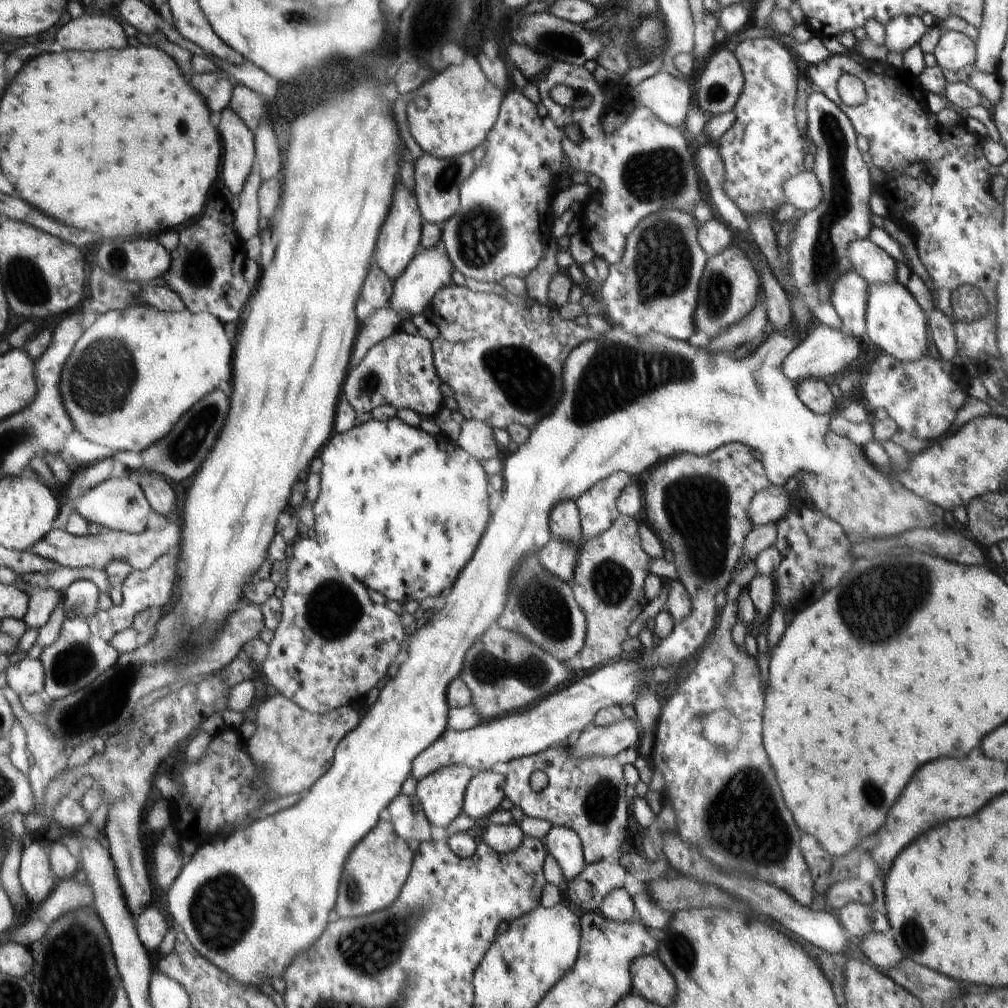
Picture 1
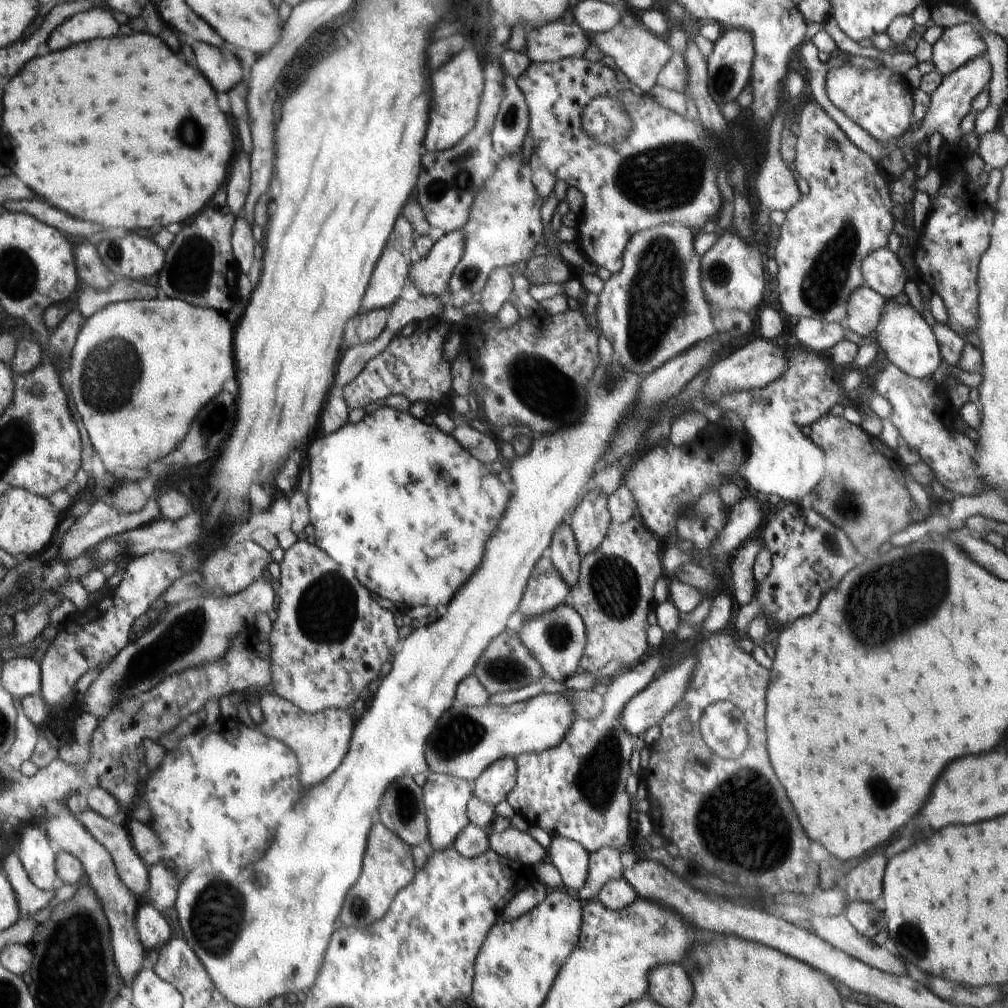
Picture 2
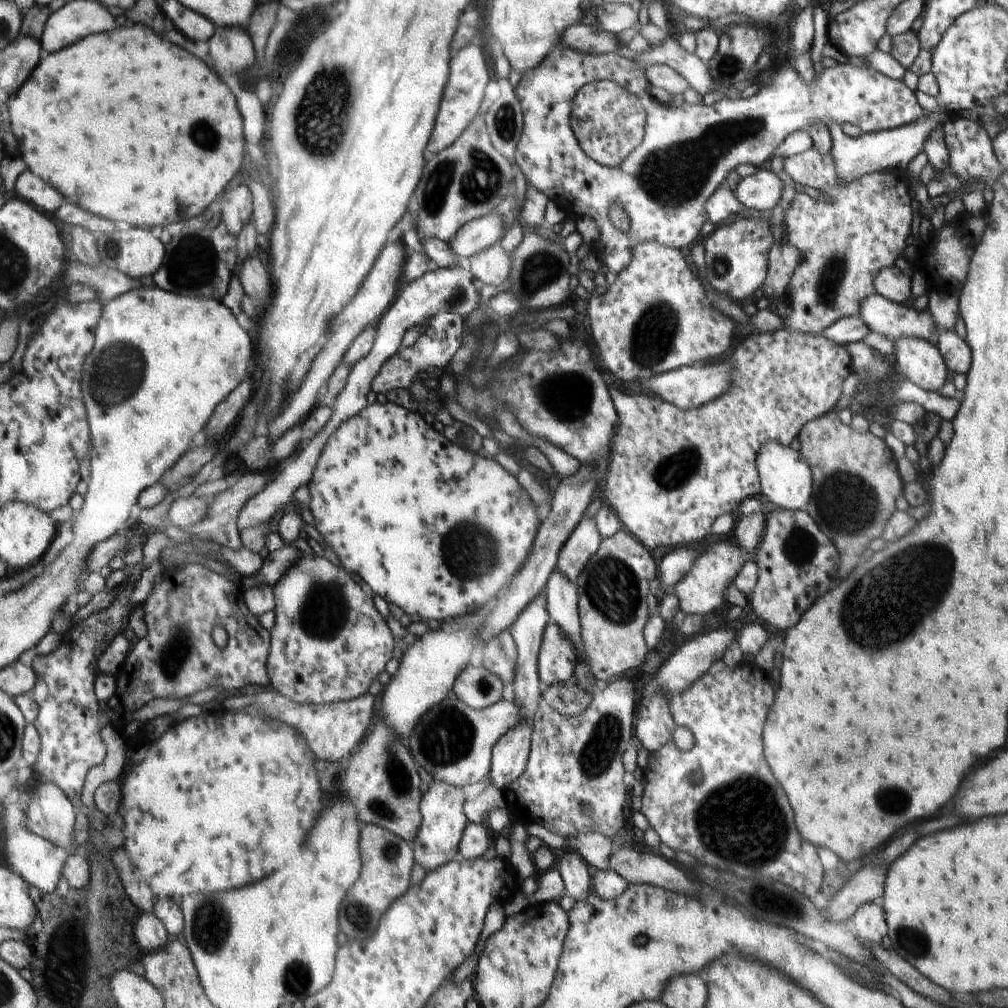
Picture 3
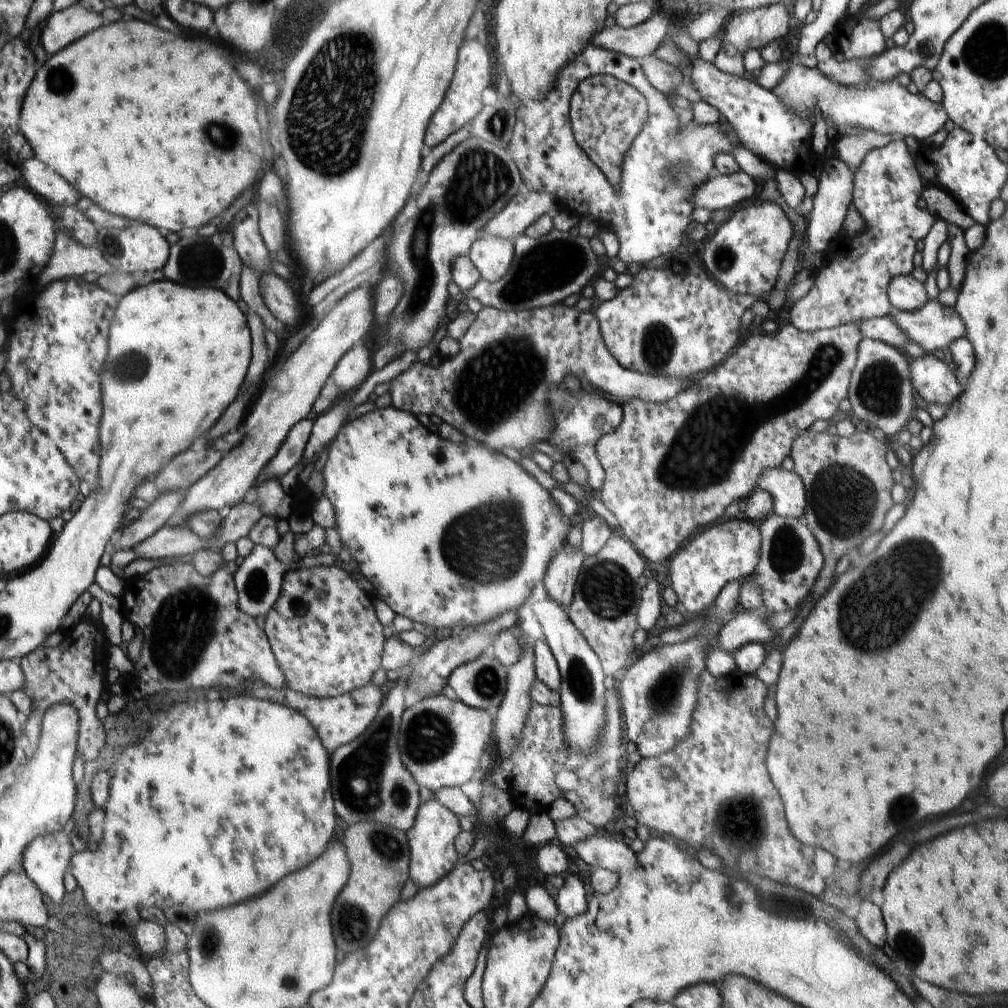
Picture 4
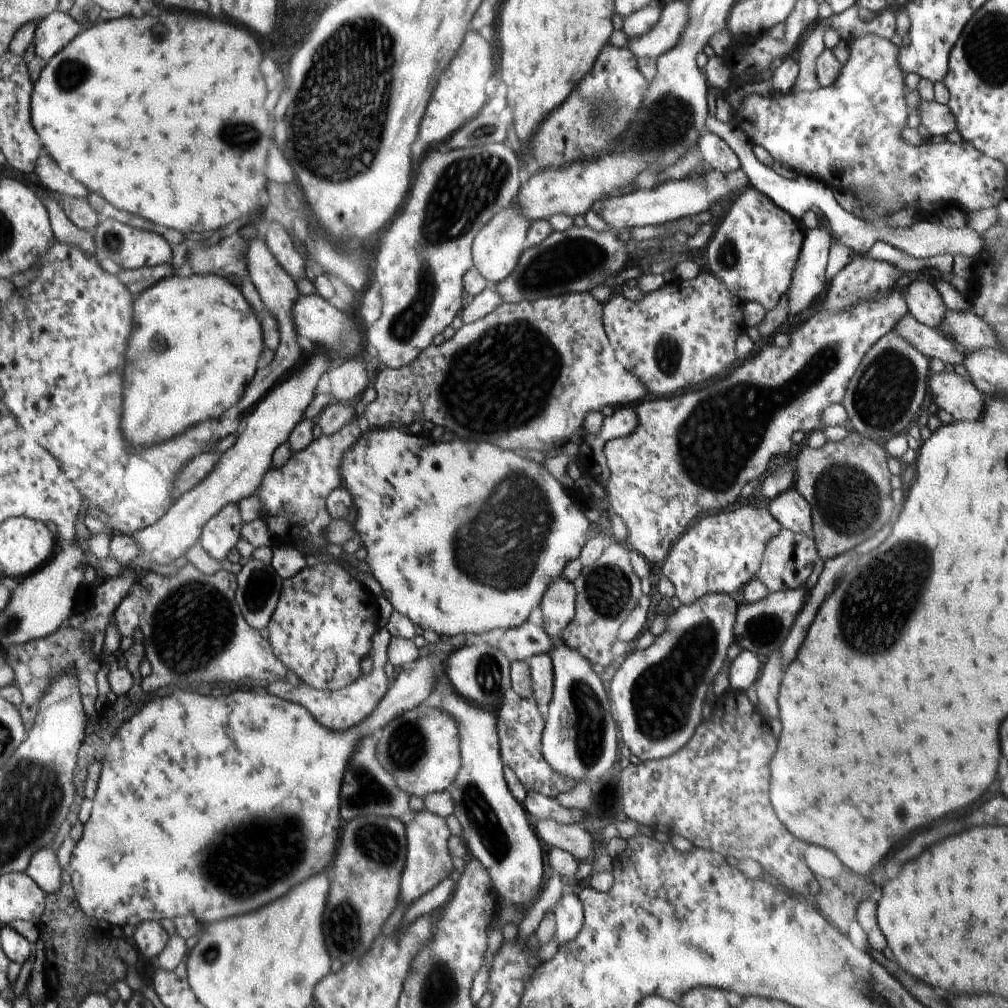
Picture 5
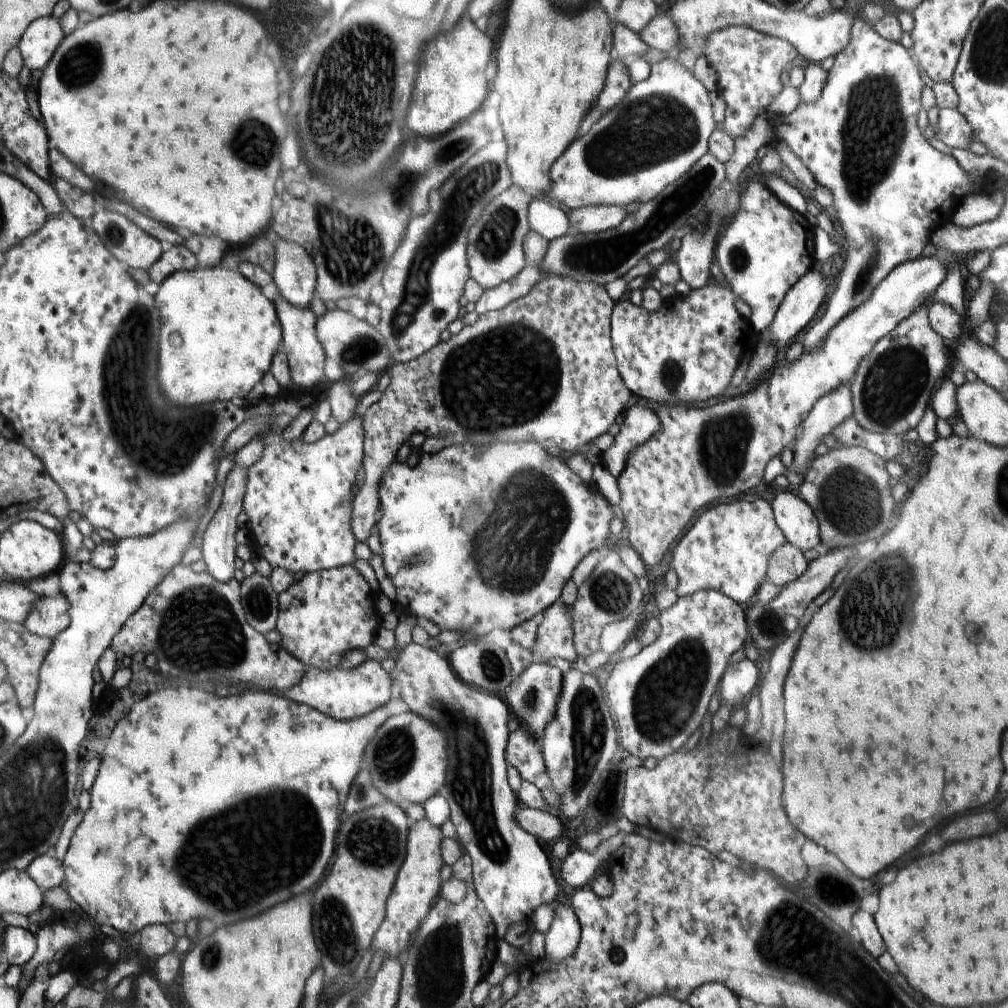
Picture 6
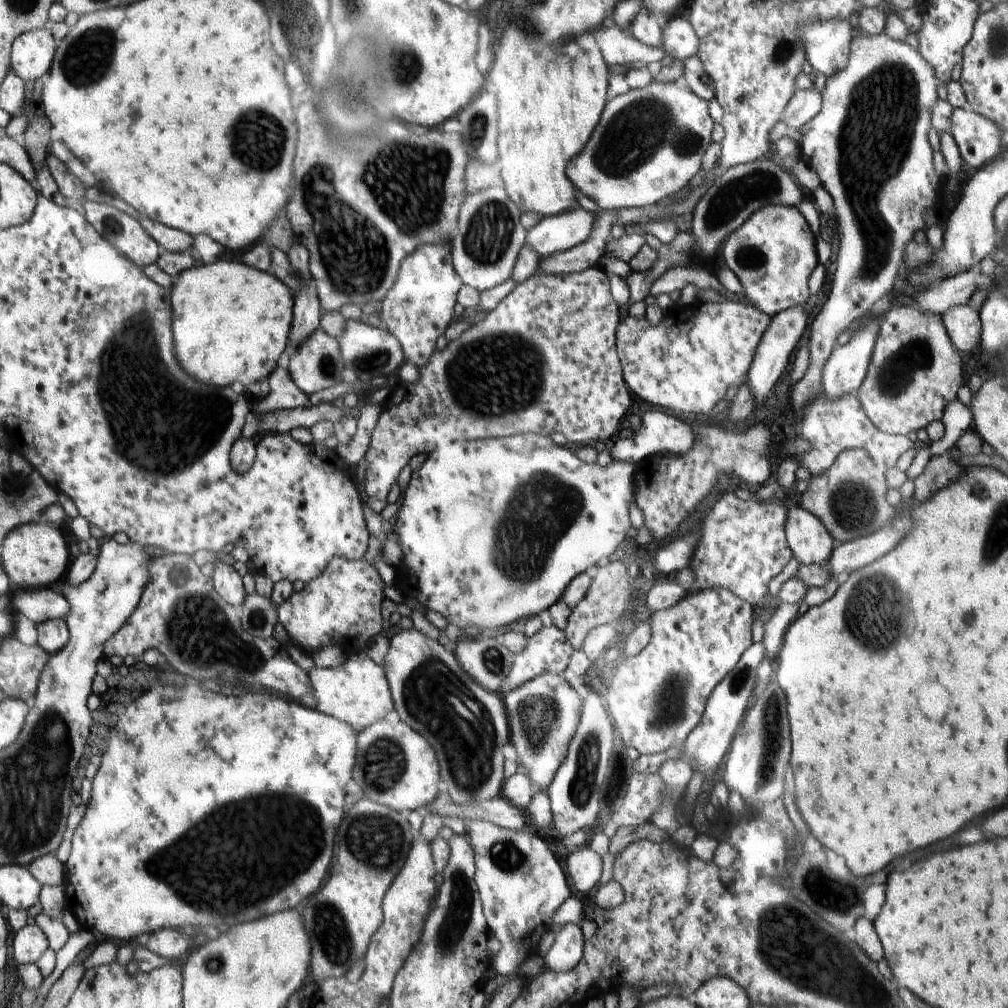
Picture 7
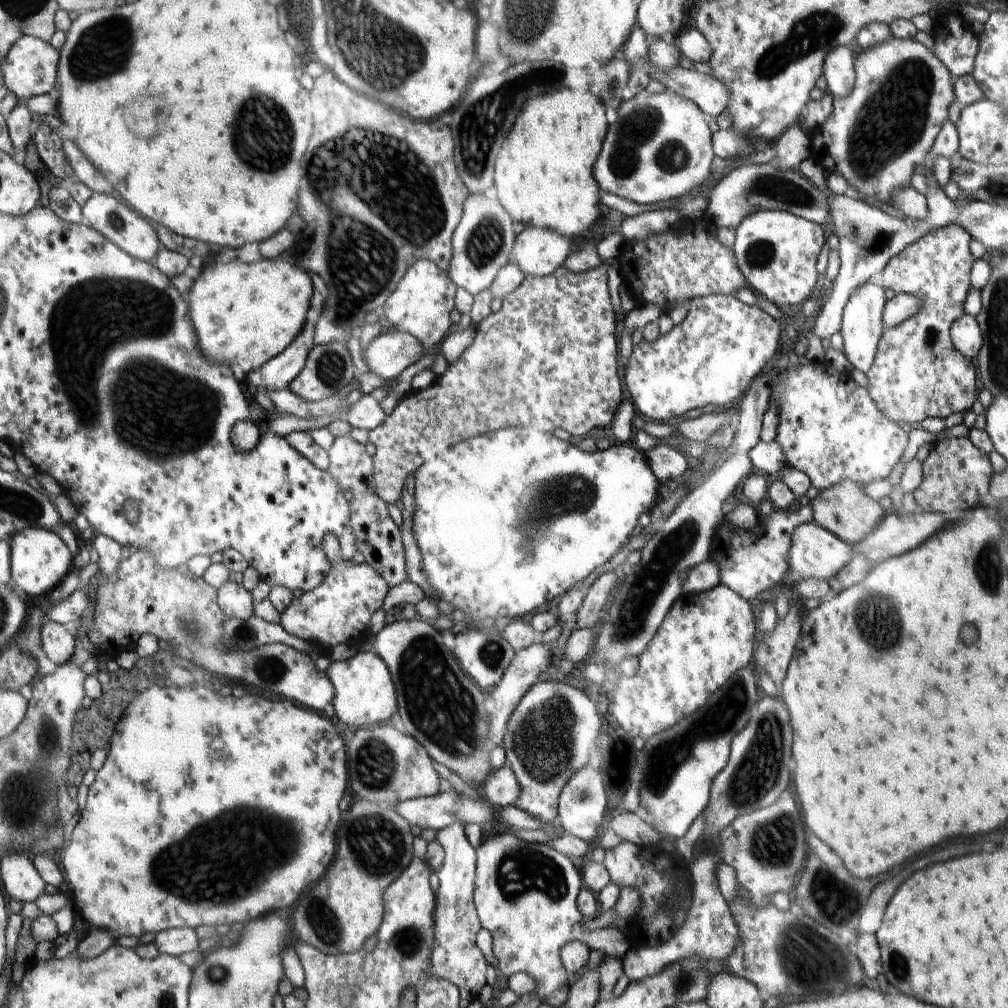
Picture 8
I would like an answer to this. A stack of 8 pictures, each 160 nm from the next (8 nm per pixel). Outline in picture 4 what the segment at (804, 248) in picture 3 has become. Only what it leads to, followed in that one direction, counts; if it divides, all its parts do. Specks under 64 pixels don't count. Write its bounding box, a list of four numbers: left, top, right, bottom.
[790,138,938,333]

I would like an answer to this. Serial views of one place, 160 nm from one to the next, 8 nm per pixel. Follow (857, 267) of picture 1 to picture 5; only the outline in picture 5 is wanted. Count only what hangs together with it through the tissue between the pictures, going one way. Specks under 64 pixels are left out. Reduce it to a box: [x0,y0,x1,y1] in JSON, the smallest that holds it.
[904,281,946,329]

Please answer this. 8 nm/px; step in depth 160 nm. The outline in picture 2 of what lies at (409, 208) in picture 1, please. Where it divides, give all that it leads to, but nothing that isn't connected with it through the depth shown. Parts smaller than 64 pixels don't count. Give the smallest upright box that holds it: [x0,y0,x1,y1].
[362,216,417,312]

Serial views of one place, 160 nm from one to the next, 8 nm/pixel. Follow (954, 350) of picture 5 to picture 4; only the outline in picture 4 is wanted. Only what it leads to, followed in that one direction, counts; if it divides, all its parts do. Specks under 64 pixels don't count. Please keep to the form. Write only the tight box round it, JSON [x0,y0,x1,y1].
[859,315,913,347]

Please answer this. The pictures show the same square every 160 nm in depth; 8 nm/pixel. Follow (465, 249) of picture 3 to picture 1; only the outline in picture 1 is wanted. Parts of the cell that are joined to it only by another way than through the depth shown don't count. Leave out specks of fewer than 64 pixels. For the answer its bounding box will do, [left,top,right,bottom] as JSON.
[388,245,453,318]

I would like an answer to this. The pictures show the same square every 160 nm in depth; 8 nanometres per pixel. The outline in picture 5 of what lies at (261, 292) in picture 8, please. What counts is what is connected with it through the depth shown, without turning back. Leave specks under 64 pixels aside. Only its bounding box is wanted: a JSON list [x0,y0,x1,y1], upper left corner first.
[126,271,262,446]

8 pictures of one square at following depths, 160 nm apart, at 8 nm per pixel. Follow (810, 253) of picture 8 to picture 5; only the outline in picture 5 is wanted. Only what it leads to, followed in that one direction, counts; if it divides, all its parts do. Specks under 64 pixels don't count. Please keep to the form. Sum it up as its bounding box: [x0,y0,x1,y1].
[708,184,808,311]

